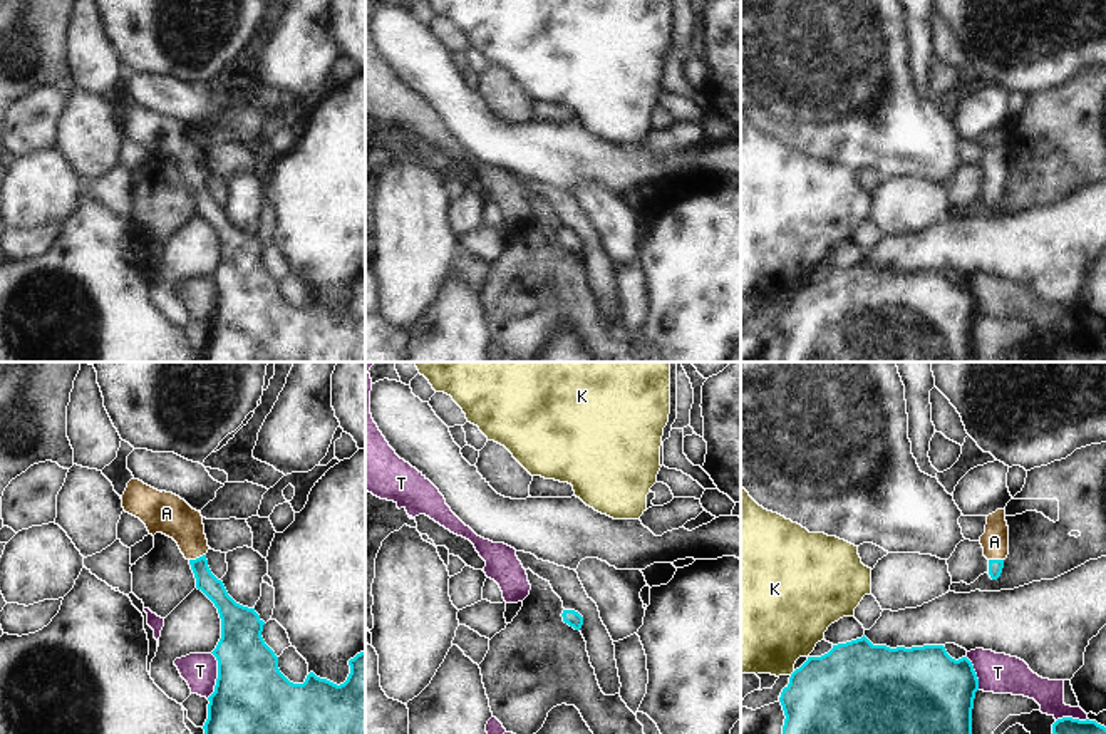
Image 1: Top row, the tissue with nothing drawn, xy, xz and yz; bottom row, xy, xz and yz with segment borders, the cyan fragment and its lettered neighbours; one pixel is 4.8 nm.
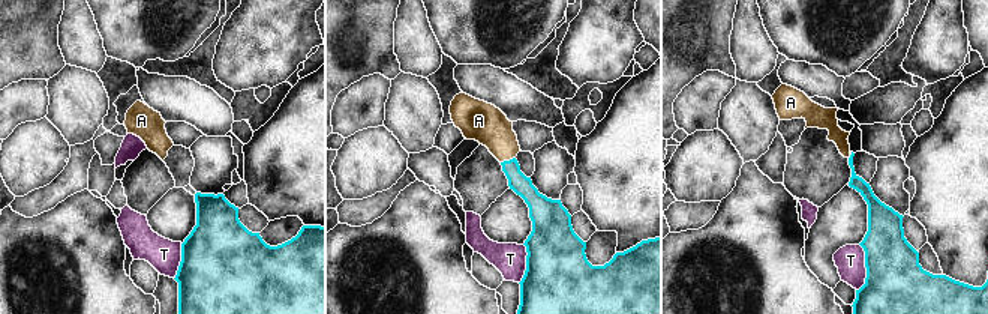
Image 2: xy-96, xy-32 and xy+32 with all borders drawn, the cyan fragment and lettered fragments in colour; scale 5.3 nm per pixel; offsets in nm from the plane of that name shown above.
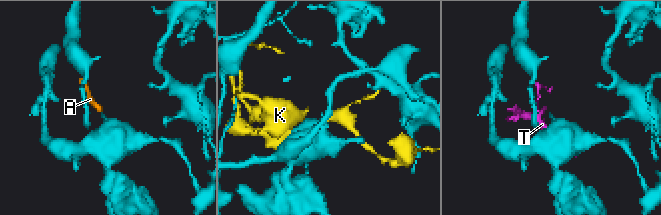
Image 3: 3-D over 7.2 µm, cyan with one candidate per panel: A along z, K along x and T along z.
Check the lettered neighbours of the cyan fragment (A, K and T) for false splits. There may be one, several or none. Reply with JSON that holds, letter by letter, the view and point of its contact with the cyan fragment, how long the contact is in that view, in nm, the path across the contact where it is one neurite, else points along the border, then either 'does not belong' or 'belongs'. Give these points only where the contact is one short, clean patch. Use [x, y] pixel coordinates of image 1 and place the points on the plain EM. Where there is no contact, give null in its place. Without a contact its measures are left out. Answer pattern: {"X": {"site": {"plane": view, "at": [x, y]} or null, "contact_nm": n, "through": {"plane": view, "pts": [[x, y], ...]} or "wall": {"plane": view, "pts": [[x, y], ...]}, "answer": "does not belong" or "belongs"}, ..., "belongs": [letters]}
{"A": {"site": {"plane": "xy", "at": [196, 183]}, "contact_nm": 90, "through": {"plane": "xy", "pts": [[206, 206], [196, 183], [190, 160], [170, 139]]}, "answer": "belongs"}, "K": {"site": {"plane": "yz", "at": [793, 297]}, "contact_nm": 40, "answer": "does not belong"}, "T": {"site": {"plane": "xy", "at": [218, 300]}, "contact_nm": 220, "answer": "does not belong"}, "belongs": ["A"]}

